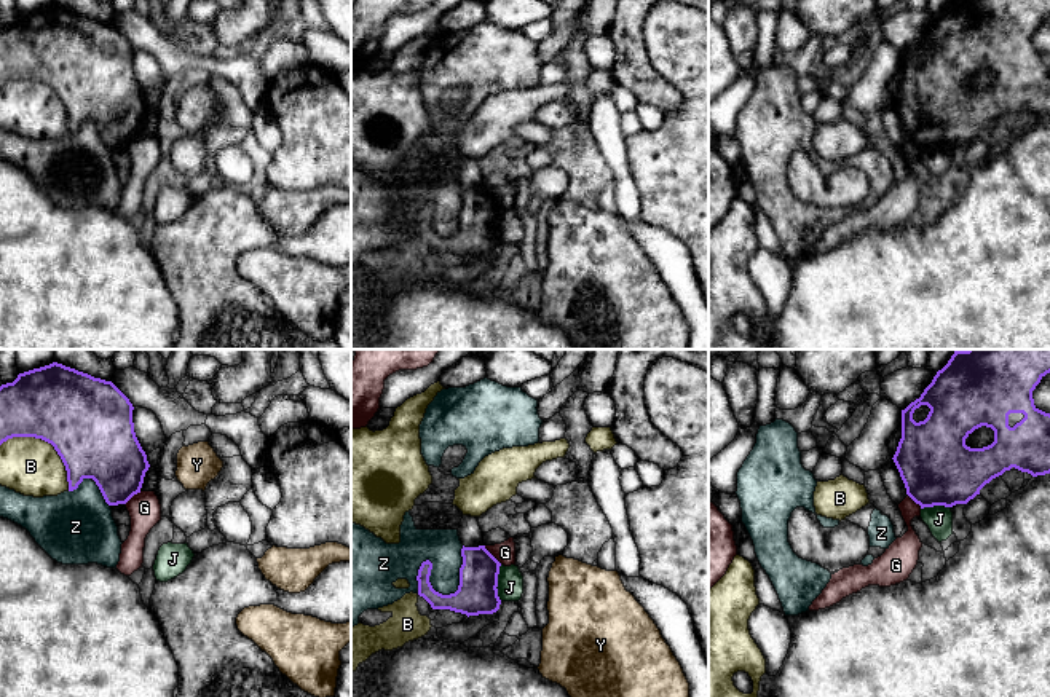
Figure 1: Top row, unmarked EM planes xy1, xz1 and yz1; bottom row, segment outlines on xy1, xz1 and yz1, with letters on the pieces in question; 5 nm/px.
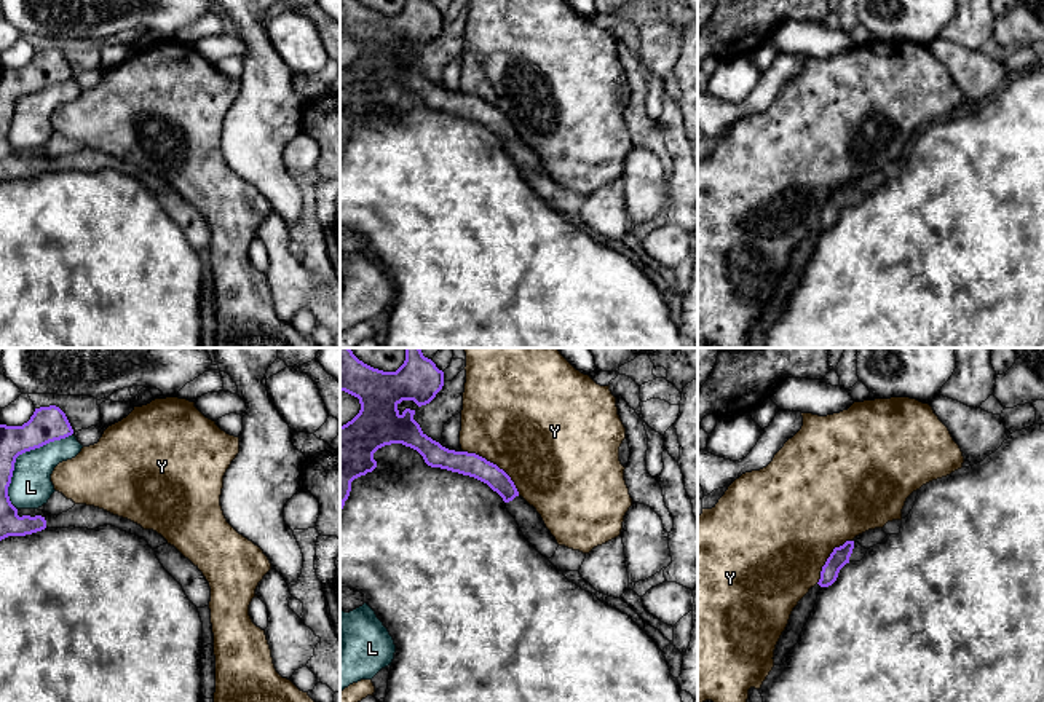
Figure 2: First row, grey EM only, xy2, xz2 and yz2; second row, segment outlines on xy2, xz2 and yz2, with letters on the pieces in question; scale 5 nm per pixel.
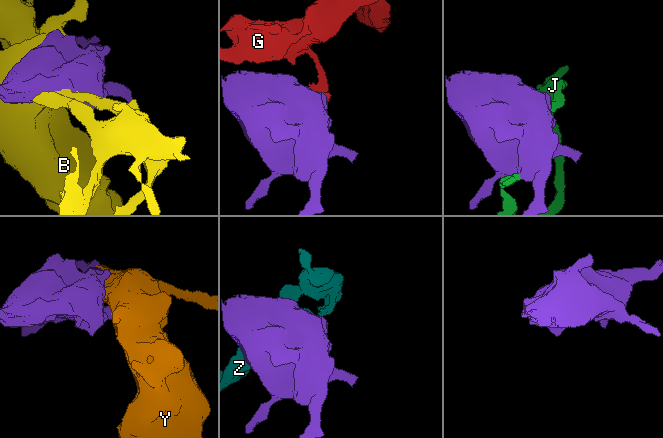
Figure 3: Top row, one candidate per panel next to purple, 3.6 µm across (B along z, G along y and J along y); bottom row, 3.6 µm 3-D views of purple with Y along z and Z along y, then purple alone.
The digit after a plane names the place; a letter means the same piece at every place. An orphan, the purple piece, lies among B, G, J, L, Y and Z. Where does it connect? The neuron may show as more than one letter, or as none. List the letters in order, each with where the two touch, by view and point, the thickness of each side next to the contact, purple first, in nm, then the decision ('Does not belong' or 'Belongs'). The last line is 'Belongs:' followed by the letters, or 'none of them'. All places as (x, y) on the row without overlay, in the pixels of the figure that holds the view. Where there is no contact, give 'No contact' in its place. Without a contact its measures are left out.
B: Touches purple at xy1 (48, 85). Thickness 440 nm (purple) against 300 nm. Does not belong
G: Touches purple at xz1 (492, 198). Thickness 200 nm (purple) against 110 nm. Does not belong
J: Touches purple at xz1 (497, 225). Thickness 200 nm (purple) against 130 nm. Does not belong
L: Touches purple at xy2 (18, 98). Thickness 180 nm (purple) against 220 nm. Does not belong
Y: Touches purple at xz2 (495, 107). Thickness 120 nm (purple) against 500 nm. Does not belong
Z: Touches purple at xz1 (433, 232). Thickness 200 nm (purple) against 190 nm. Does not belong
Belongs: none of them

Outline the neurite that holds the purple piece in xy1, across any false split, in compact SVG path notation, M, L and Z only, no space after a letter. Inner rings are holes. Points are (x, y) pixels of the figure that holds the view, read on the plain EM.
M53 5L0 29L0 88L13 80L41 81L61 99L69 134L93 121L109 148L126 147L140 136L150 110L134 75L132 53L129 41L112 24Z

